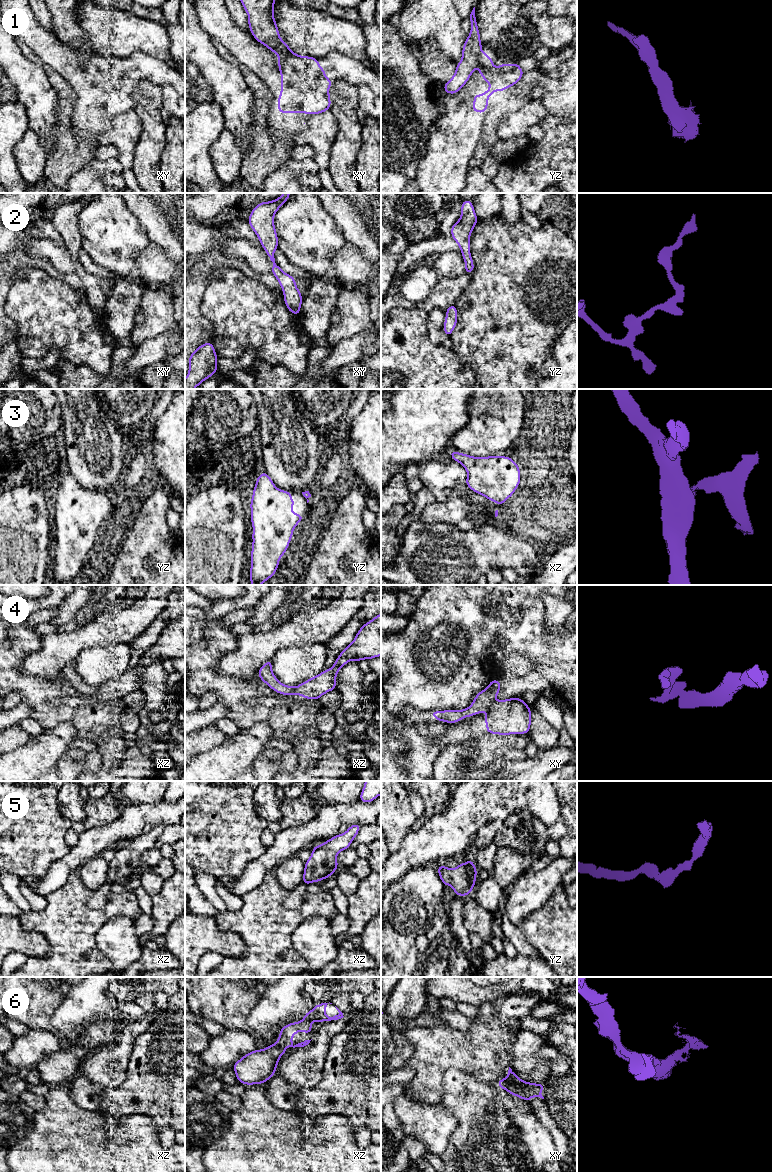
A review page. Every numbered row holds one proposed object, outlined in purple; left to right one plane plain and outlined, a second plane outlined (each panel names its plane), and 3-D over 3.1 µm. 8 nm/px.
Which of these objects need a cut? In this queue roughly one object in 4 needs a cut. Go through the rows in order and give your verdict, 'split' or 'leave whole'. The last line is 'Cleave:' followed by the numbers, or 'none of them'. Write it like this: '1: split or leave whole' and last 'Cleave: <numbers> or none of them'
1: split
2: leave whole
3: leave whole
4: split
5: leave whole
6: split
Cleave: 1, 4, 6

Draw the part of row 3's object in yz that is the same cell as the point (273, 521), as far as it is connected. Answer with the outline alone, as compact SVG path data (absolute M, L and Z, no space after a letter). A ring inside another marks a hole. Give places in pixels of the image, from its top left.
M266 472L257 477L250 502L253 543L249 574L252 585L261 585L276 573L279 560L289 547L293 530L304 519L303 515L292 512L291 508L295 505L295 501L291 495L290 491L278 489Z

